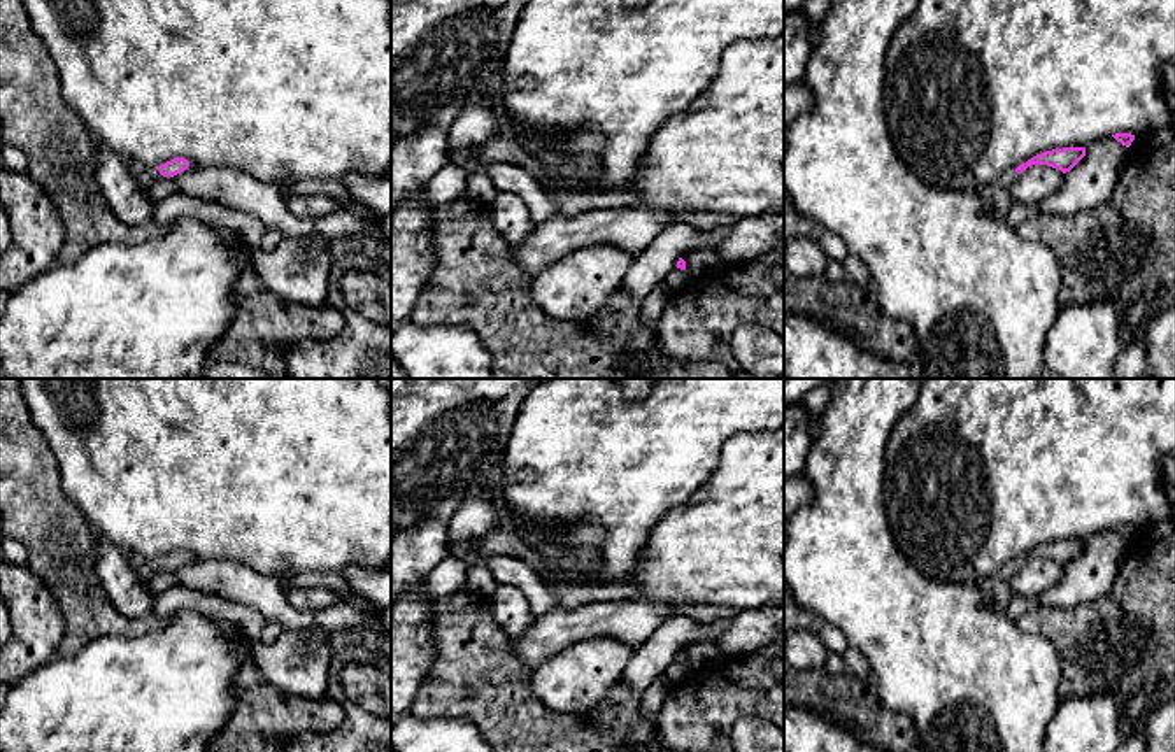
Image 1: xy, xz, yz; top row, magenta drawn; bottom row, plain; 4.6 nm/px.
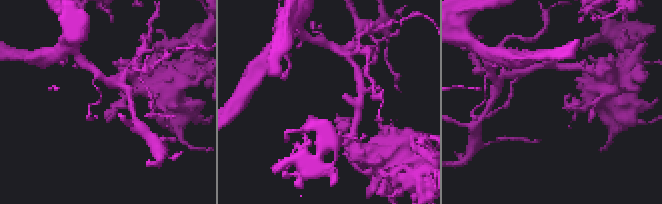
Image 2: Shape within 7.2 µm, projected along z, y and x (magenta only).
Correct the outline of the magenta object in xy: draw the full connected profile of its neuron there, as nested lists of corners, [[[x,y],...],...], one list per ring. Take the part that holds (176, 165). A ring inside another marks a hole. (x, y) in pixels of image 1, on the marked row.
[[[174,158],[163,165],[160,165],[158,168],[154,170],[147,170],[147,168],[137,168],[135,170],[135,177],[137,177],[137,182],[139,186],[147,191],[147,188],[151,186],[151,182],[154,179],[158,179],[160,175],[165,175],[165,177],[174,177],[181,172],[184,172],[186,168],[189,167],[189,161],[184,160],[184,158]]]

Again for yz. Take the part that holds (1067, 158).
[[[1063,147],[1063,149],[1045,151],[1042,154],[1033,156],[1026,163],[1019,165],[1015,170],[1005,172],[998,182],[1000,186],[1010,189],[1010,186],[1017,182],[1019,175],[1031,165],[1047,165],[1066,174],[1084,156],[1086,156],[1086,147]]]

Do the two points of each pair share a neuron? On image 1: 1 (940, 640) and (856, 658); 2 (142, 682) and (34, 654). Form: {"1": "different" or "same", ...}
{"1": "different", "2": "different"}

